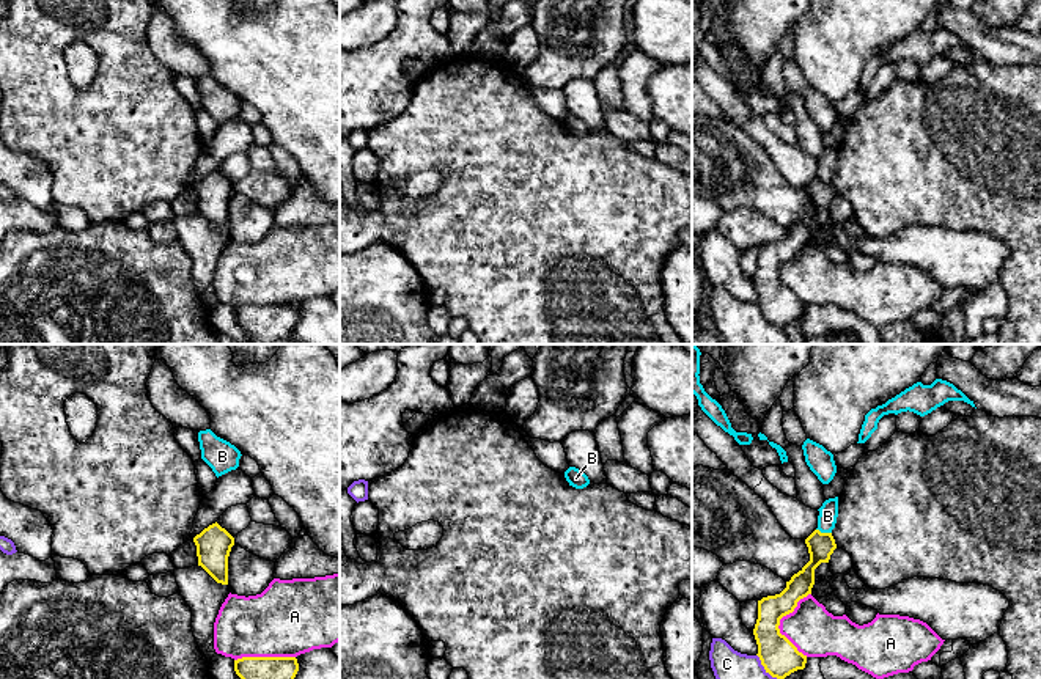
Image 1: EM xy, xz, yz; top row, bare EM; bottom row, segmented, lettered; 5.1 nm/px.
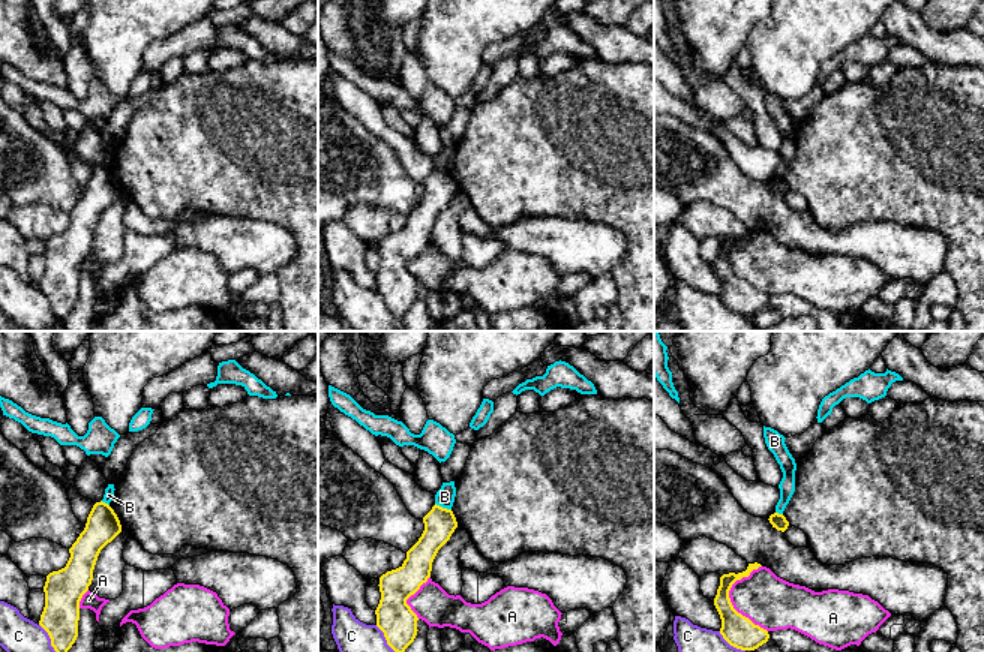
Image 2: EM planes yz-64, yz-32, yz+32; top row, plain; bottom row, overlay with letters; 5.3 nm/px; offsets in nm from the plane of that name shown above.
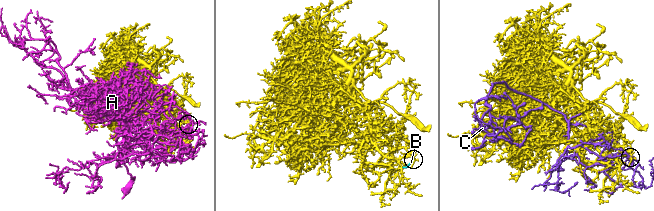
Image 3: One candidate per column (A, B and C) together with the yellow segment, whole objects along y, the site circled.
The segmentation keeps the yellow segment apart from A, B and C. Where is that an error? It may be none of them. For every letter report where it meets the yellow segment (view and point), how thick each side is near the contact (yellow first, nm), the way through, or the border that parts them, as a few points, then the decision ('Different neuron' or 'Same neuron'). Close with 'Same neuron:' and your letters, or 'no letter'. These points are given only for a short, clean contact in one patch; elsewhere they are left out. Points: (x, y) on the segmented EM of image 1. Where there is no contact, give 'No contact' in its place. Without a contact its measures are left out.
A: Touches yellow at yz (779, 621). Thickness 190 nm (yellow) against 240 nm. Different neuron
B: Touches yellow at yz (824, 533). Thickness 140 nm (yellow) against 100 nm. Boundary: yz (816, 528), (831, 533). Different neuron
C: Touches yellow at yz (765, 668). Thickness 190 nm (yellow) against 160 nm. Different neuron
Same neuron: no letter

